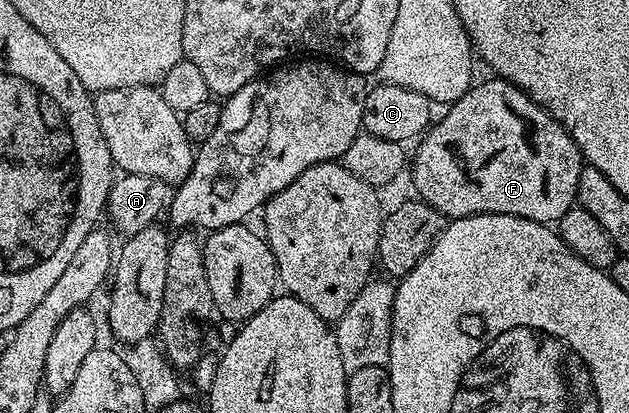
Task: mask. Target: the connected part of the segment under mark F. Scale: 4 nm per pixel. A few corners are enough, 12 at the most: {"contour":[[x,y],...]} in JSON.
{"contour":[[503,78],[470,86],[411,159],[449,221],[556,224],[581,150]]}

